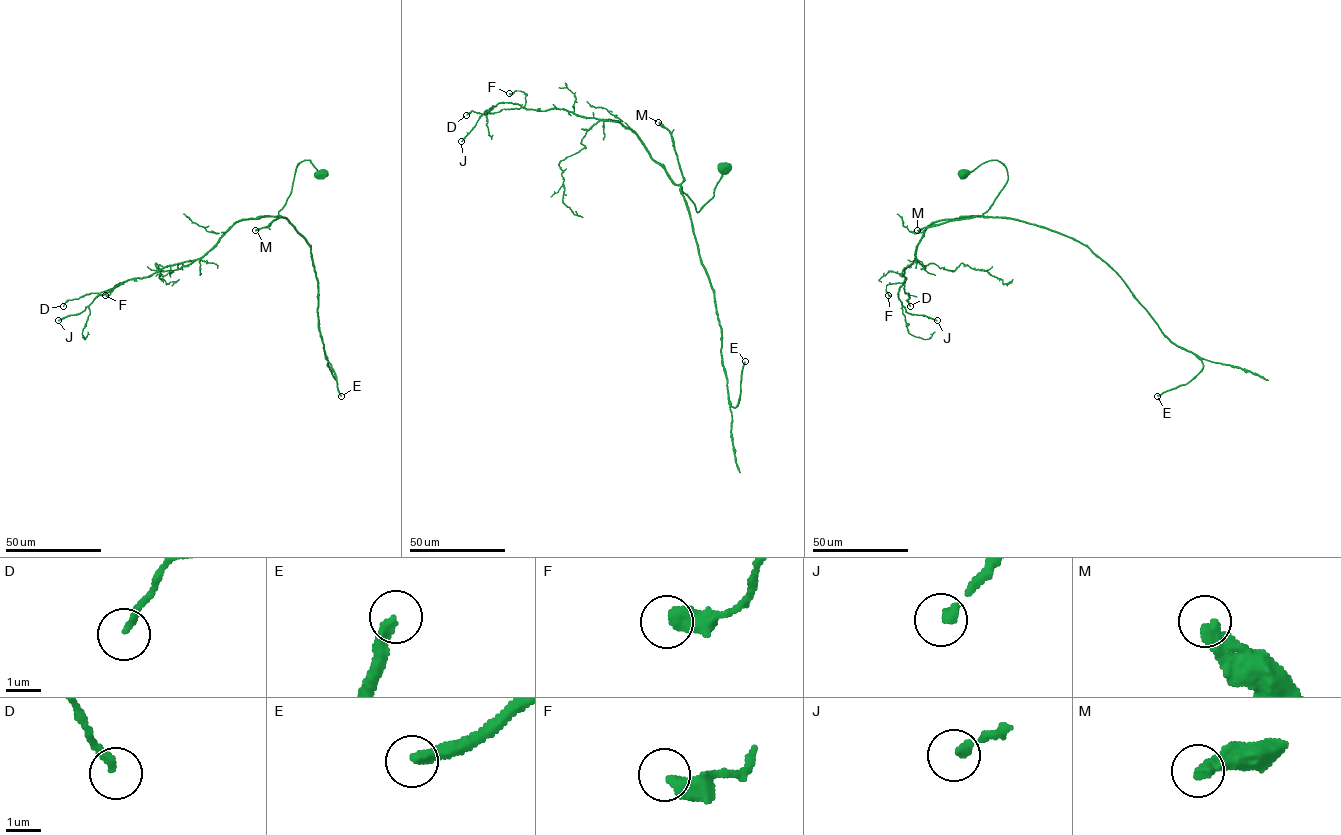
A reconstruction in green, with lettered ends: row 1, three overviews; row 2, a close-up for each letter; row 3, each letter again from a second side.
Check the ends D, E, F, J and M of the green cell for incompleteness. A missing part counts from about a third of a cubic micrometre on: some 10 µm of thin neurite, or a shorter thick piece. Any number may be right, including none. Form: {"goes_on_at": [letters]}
{"goes_on_at": ["J", "M"]}

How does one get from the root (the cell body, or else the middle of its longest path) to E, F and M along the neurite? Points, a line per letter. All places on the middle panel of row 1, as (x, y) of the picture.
E: (725, 167), (713, 196), (698, 212), (682, 187), (681, 194), (714, 295), (733, 407), (745, 361)
F: (725, 167), (713, 196), (697, 212), (631, 129), (615, 121), (564, 109), (527, 109), (523, 92), (509, 93)
M: (725, 167), (713, 196), (697, 212), (682, 191), (683, 177), (671, 134), (658, 122)

